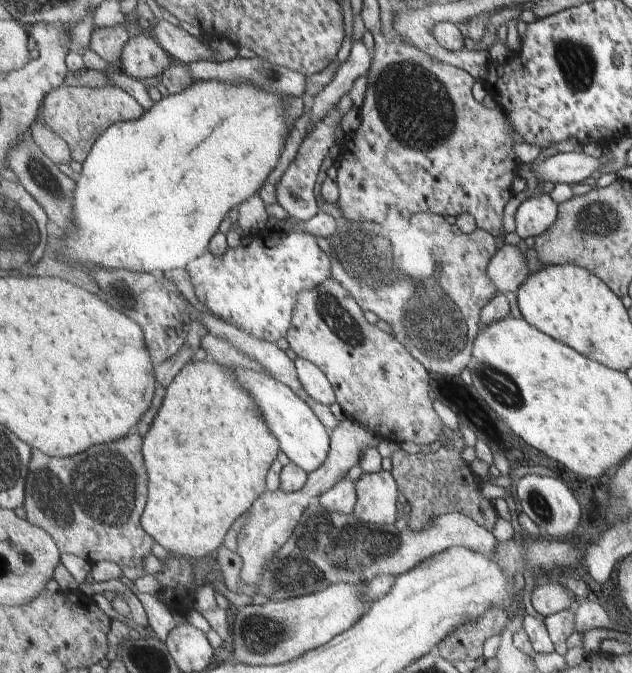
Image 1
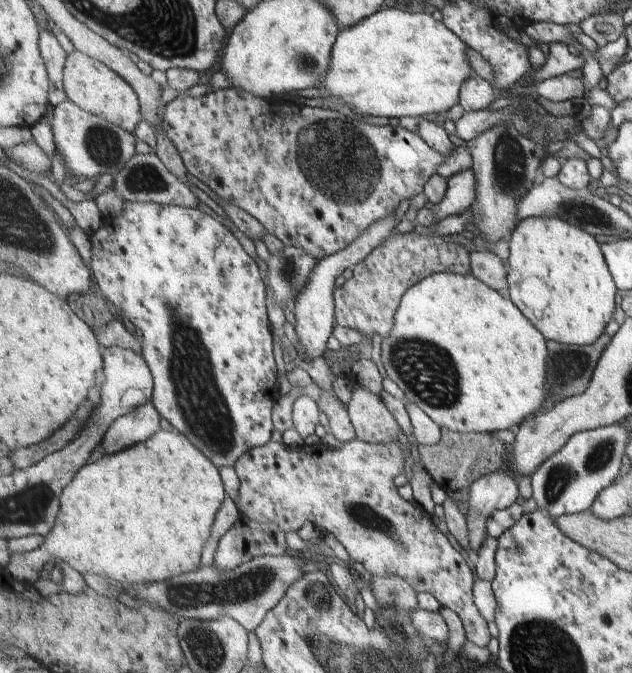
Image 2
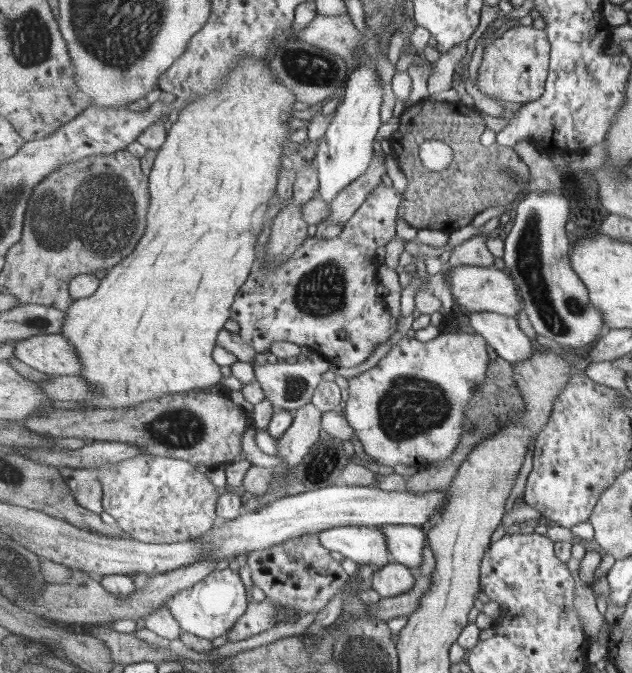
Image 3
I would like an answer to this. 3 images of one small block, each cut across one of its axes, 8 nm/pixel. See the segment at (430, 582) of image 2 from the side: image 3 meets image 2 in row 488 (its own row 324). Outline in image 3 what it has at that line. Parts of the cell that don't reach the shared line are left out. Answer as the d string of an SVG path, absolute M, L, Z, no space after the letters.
M381 183L336 237L321 241L310 234L292 258L277 263L276 270L273 265L257 265L231 307L231 319L239 323L241 338L259 353L270 352L274 342L294 342L326 356L336 367L355 368L367 362L373 350L397 332L397 318L389 314L385 300L377 294L377 248L387 246L397 236L401 202L403 193Z

